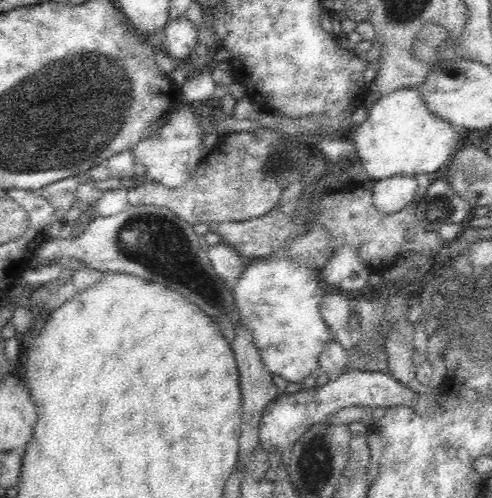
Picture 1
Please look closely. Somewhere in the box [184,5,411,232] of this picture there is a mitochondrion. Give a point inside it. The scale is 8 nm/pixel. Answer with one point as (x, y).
(214, 113)

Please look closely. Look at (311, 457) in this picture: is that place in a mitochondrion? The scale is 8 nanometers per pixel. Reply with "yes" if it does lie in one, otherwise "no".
yes

